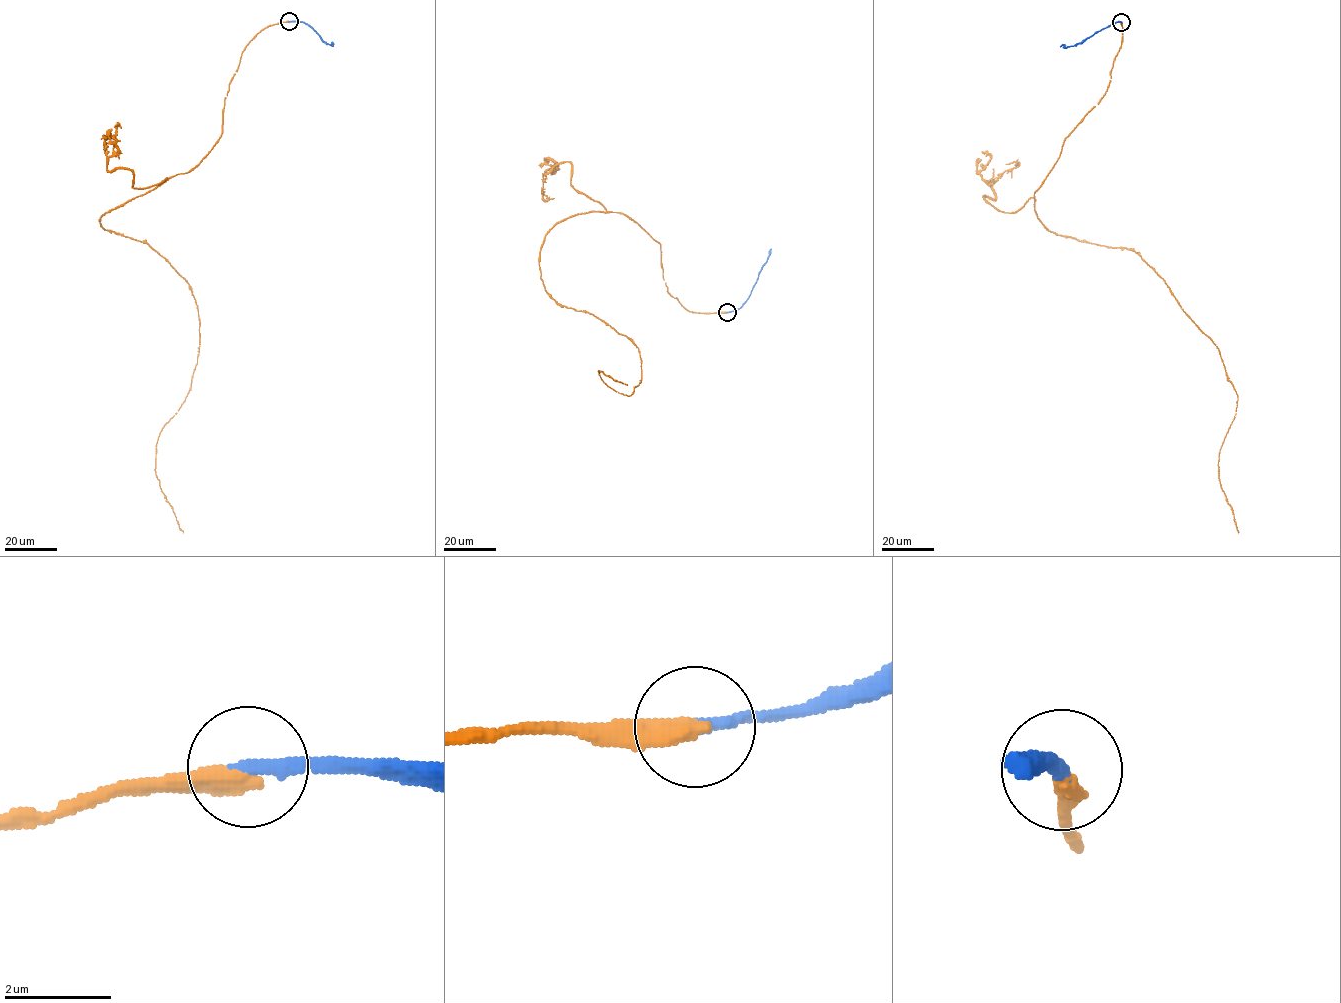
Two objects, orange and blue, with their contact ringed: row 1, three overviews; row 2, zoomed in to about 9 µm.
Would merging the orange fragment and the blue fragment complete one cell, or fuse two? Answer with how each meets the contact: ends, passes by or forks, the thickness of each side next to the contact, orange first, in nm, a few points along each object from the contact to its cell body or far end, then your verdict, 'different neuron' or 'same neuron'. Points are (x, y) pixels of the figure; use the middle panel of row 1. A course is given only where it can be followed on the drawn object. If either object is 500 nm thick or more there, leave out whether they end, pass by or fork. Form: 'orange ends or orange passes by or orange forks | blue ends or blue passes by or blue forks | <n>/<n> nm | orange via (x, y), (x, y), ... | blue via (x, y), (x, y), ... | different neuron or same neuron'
orange ends | blue ends | 440/240 nm | orange via (727, 312), (673, 297), (626, 215), (558, 222), (545, 290), (631, 339), (633, 393), (599, 371), (627, 384) | blue via (727, 312), (737, 310), (747, 299), (771, 248) | same neuron

